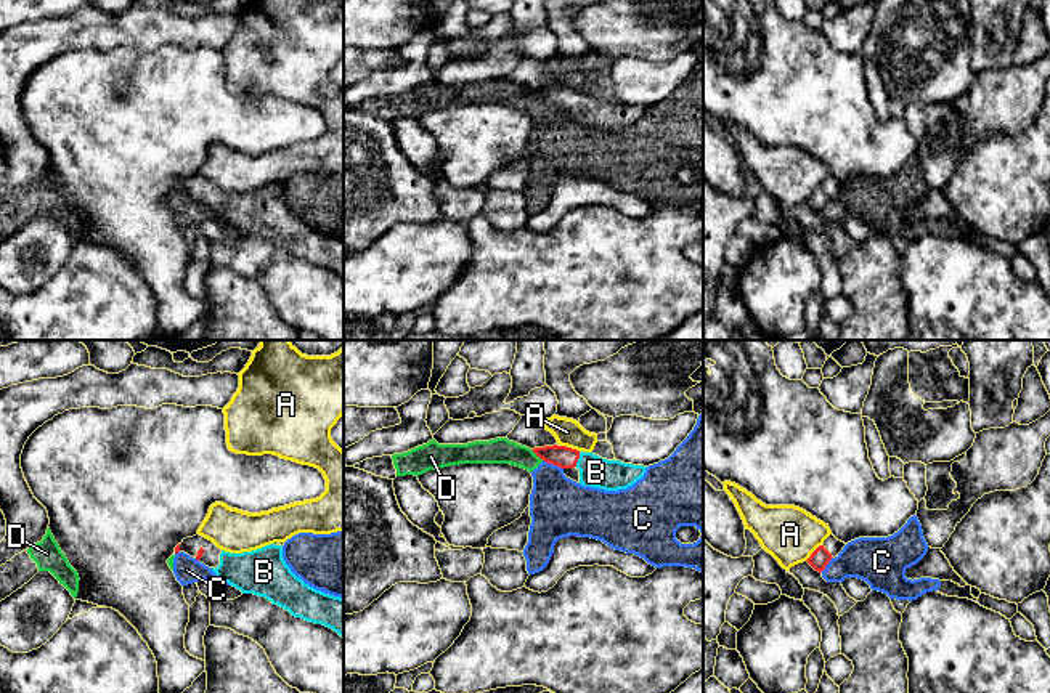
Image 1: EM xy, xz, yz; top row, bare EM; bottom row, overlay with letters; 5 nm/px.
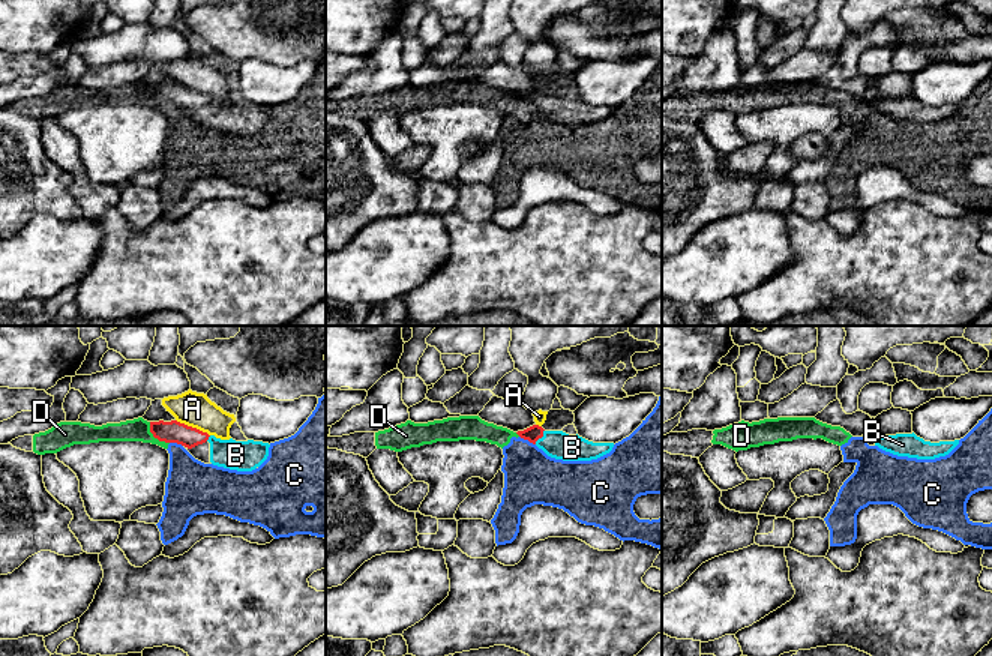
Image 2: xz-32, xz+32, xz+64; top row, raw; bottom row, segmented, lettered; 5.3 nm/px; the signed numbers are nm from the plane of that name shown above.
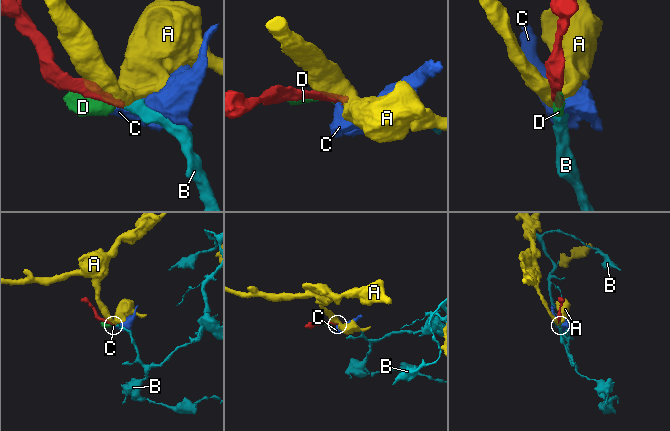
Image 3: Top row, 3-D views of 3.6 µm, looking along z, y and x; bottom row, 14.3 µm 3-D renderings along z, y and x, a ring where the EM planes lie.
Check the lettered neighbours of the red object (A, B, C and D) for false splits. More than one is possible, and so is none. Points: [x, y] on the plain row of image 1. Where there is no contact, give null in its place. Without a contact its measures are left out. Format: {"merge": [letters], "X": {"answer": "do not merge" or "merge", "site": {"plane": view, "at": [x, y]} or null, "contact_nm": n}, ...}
{"merge": ["B"], "A": {"answer": "do not merge", "site": {"plane": "xz", "at": [570, 89]}, "contact_nm": 110}, "B": {"answer": "merge", "site": {"plane": "xz", "at": [578, 98]}, "contact_nm": 80}, "C": {"answer": "do not merge", "site": {"plane": "xz", "at": [553, 105]}, "contact_nm": 120}, "D": {"answer": "do not merge", "site": {"plane": "xz", "at": [537, 95]}, "contact_nm": 90}}

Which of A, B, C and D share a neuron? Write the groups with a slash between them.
A / B / C D

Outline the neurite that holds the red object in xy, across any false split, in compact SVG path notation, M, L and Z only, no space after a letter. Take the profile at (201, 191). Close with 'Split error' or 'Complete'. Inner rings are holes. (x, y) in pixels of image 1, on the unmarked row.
M196 175L183 180L175 194L185 192L209 207L218 220L242 234L265 237L292 257L323 265L344 279L344 239L324 234L297 218L275 183L242 194L230 194Z. Split error

